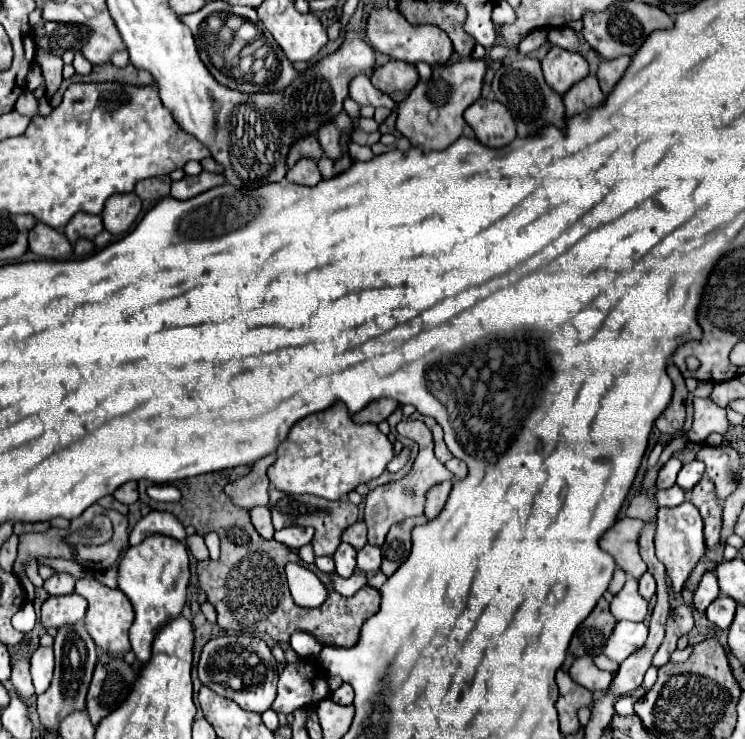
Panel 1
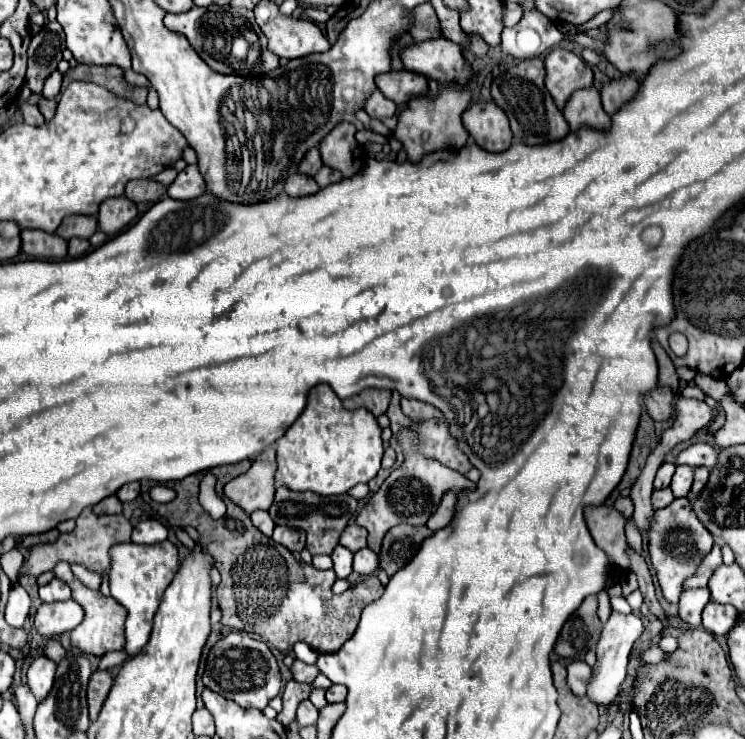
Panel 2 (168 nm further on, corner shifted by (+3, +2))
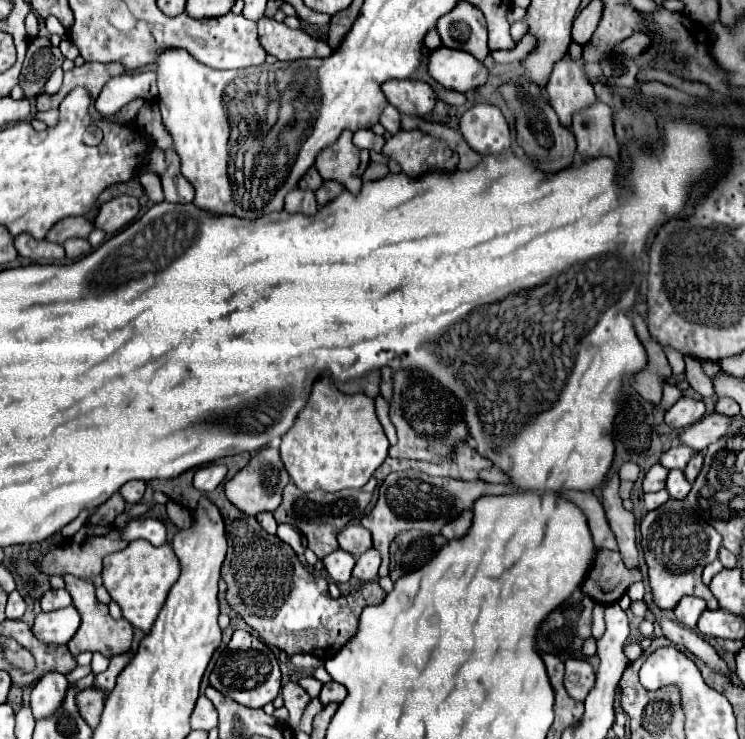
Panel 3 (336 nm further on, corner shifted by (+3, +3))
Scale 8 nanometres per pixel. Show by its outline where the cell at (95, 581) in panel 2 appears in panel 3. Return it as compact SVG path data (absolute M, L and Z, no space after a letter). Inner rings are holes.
M145 540L131 542L125 550L113 552L103 560L103 586L97 588L97 598L103 604L109 604L111 598L119 604L123 610L123 616L143 632L149 632L153 620L157 618L157 612L161 610L161 604L167 598L169 586L173 586L179 578L179 560L169 544L155 548L153 544Z

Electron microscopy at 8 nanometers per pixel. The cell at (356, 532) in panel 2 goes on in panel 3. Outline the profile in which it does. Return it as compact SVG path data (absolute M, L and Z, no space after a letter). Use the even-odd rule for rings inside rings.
M355 524L355 526L347 526L341 534L339 534L339 548L353 554L355 558L361 556L363 552L367 552L373 546L371 540L371 532L365 530L363 526Z

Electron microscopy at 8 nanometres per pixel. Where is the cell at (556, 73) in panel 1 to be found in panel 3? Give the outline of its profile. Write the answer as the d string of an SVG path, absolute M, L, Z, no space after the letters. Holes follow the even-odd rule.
M563 58L555 64L547 84L547 96L563 126L571 126L573 114L597 102L591 82L583 76L581 68L569 58Z

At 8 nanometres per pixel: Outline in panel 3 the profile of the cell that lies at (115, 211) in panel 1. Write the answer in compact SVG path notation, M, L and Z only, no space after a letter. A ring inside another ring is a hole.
M117 196L105 202L95 218L95 226L107 234L115 234L125 228L139 212L139 200L133 196Z

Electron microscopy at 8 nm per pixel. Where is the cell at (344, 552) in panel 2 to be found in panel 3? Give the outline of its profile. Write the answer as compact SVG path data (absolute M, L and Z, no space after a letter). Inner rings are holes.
M335 550L323 560L323 564L325 564L325 570L329 572L329 576L333 578L333 582L345 584L351 578L351 570L355 566L355 558L345 550Z

